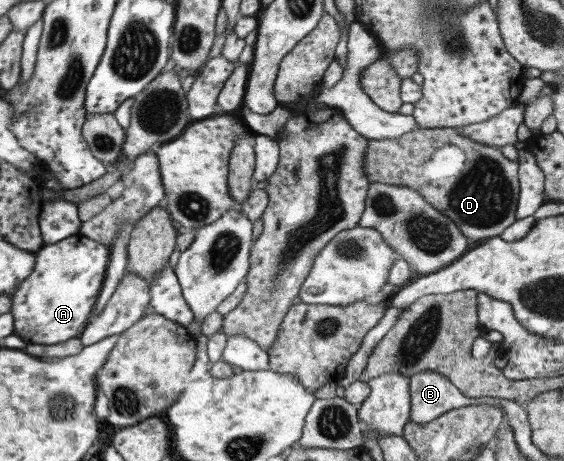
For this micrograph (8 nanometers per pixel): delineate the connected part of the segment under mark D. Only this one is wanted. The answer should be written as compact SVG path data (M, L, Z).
M457 128L422 129L394 139L367 140L363 173L369 182L397 184L417 190L425 201L455 223L463 236L473 241L499 236L515 222L518 200L518 163L503 157L497 147L475 143L457 132Z

